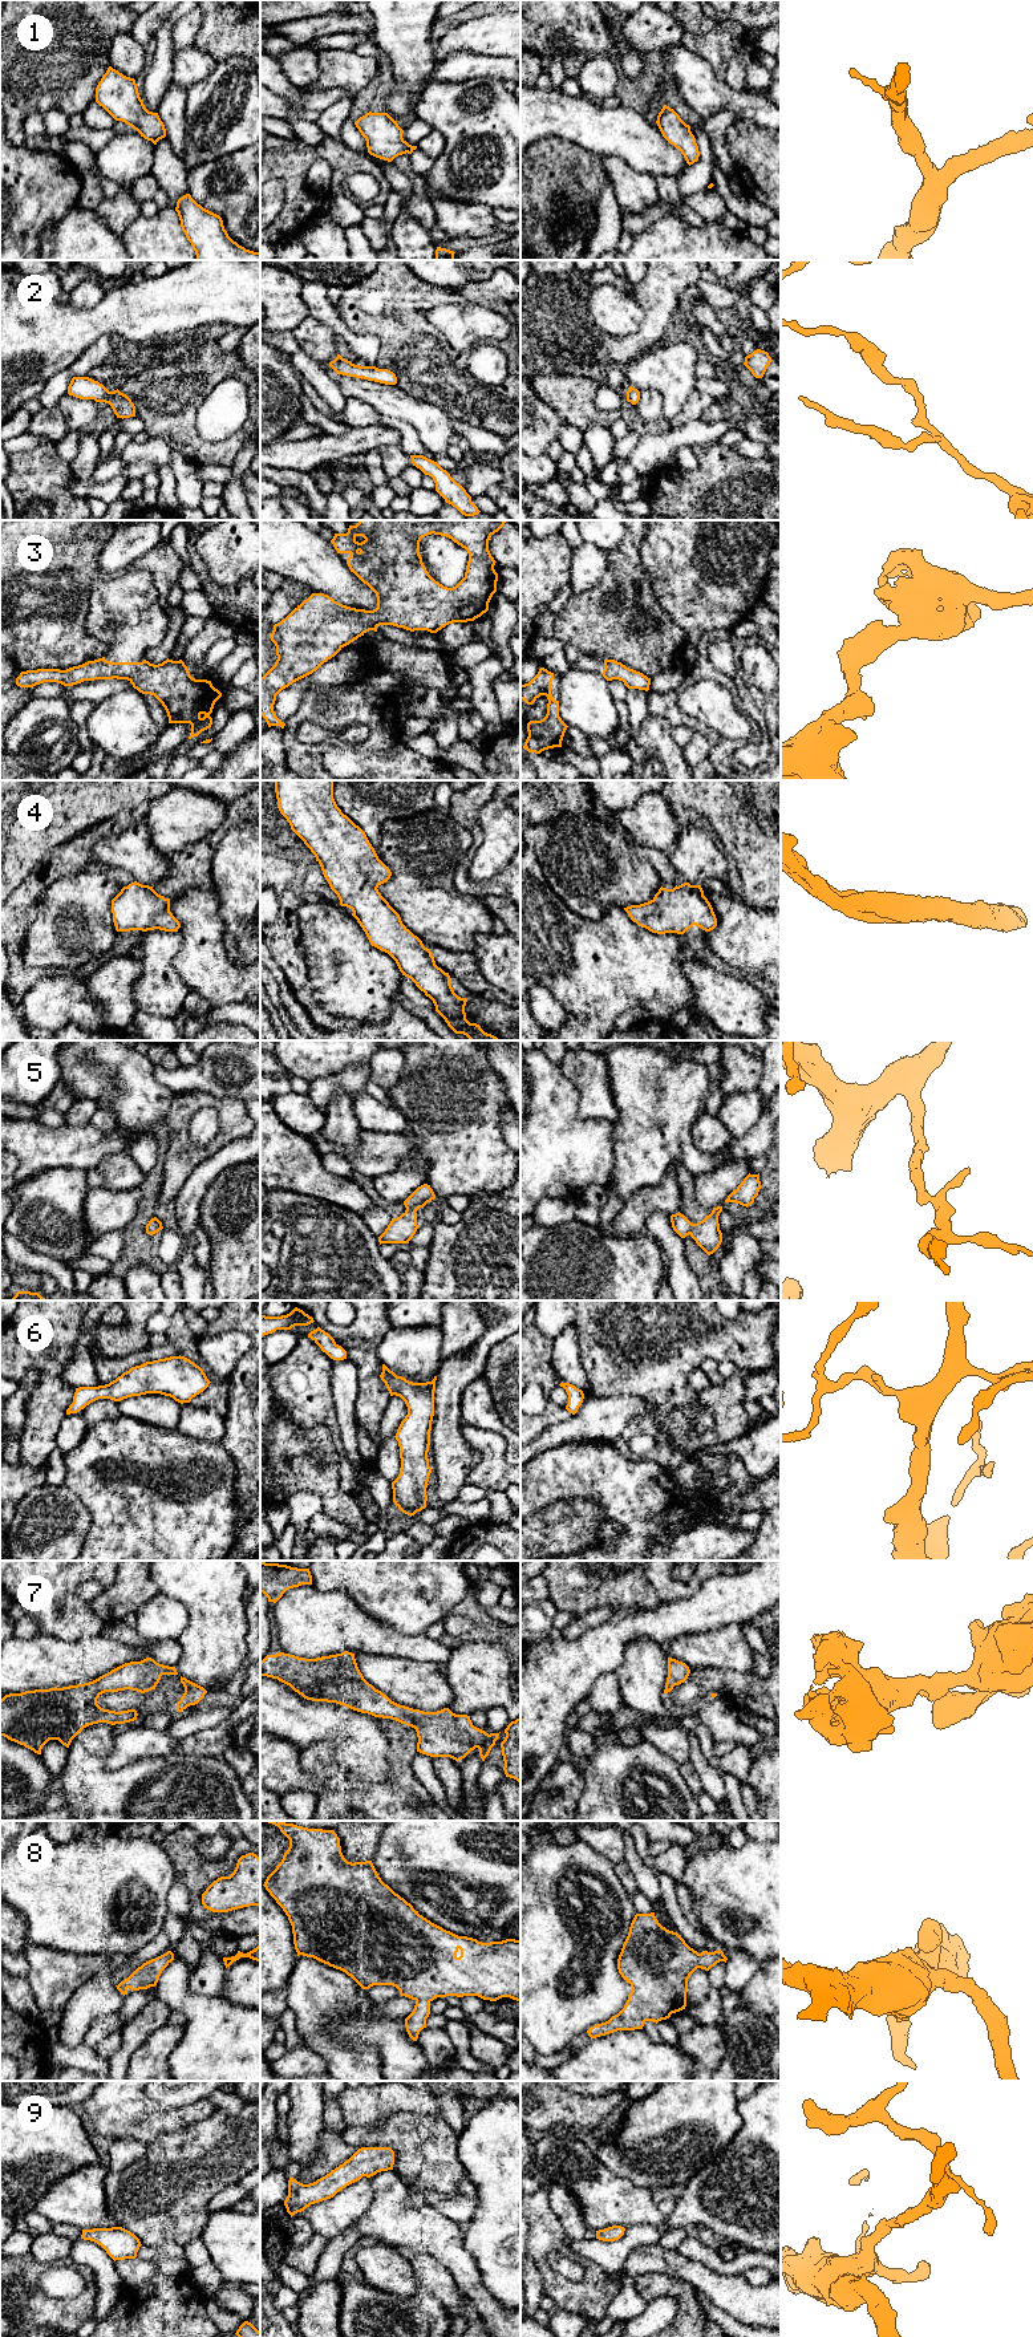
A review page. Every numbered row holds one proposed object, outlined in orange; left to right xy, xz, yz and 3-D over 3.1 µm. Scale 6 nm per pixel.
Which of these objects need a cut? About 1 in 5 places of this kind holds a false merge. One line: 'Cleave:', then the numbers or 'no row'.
Cleave: no row

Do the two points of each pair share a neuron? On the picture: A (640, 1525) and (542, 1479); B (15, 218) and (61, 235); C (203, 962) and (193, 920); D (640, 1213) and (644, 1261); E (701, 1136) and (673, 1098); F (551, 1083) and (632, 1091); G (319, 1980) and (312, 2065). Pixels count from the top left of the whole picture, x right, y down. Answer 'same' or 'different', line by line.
A: same
B: different
C: same
D: different
E: different
F: different
G: different

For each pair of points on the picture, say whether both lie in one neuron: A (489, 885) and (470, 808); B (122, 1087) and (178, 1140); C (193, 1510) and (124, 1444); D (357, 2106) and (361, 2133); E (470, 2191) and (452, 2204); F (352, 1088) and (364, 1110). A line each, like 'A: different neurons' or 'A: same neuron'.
A: same neuron
B: different neurons
C: same neuron
D: different neurons
E: different neurons
F: different neurons

